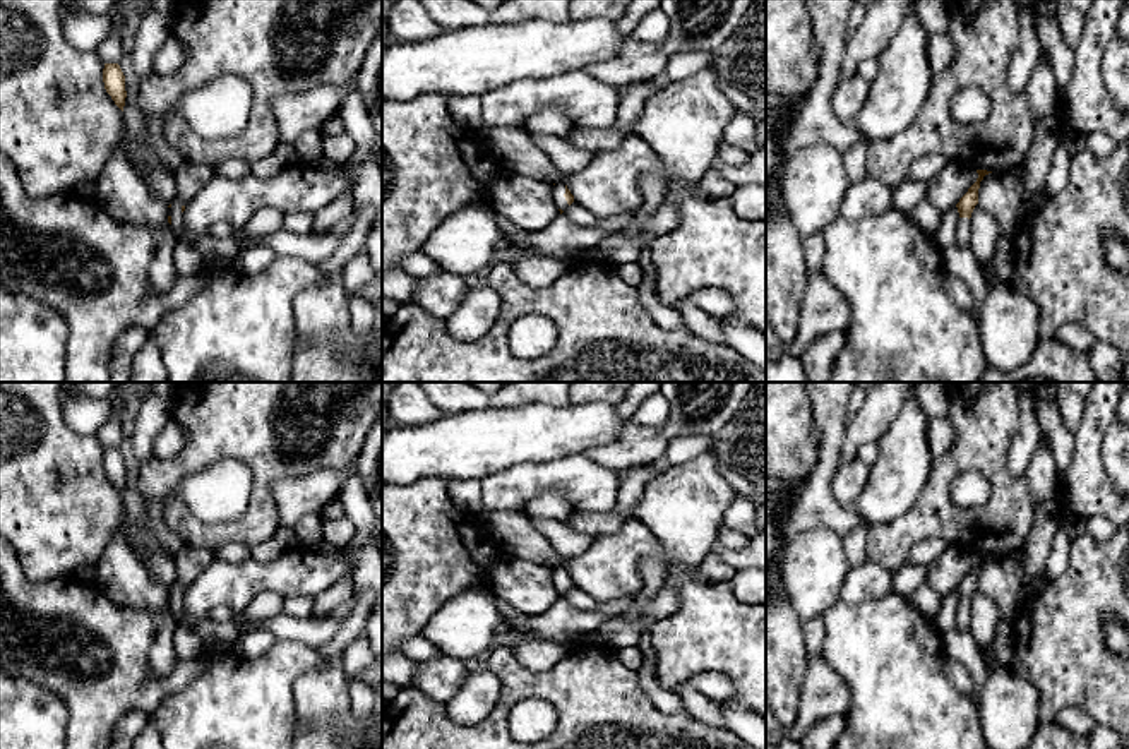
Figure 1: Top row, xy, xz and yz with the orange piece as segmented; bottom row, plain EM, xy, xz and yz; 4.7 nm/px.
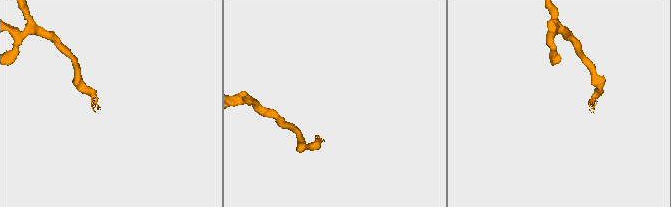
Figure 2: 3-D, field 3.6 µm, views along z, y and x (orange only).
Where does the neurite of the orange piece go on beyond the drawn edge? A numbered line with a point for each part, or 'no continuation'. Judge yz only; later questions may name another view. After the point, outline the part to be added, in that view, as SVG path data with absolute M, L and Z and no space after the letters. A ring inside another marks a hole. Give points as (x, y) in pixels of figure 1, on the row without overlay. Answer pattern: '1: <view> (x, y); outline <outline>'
1: yz (963, 607); outline M959 602L956 608L956 627L961 632L968 632L970 629L970 603L968 602Z

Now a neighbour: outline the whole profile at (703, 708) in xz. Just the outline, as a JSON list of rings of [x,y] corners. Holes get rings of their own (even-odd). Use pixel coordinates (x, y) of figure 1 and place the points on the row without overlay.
[[[684,682],[668,691],[673,691],[682,699],[685,711],[690,713],[694,718],[714,727],[726,727],[718,704],[701,694],[697,689],[689,687]]]

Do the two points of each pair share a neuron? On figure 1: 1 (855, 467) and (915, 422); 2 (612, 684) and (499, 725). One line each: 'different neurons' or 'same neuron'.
1: different neurons
2: same neuron

